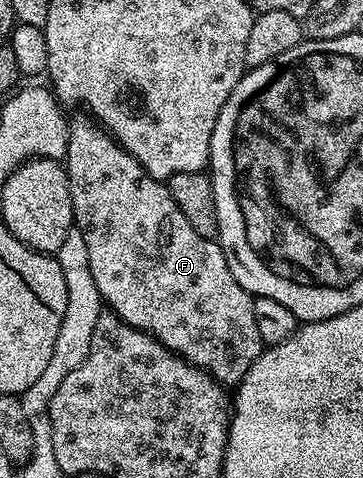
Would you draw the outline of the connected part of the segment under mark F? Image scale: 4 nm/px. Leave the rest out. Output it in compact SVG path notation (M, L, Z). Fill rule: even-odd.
M85 113L80 114L69 119L69 140L67 141L63 166L66 173L69 174L75 231L76 234L81 234L81 243L85 246L85 259L89 262L86 263L87 269L91 273L91 277L95 277L95 289L99 289L104 306L112 314L119 316L127 325L137 327L140 331L148 331L168 351L186 359L187 362L195 365L201 371L206 371L218 383L222 385L240 383L241 378L247 373L247 369L251 369L251 365L261 356L263 350L259 329L255 326L254 296L249 295L247 289L243 289L243 285L239 285L239 281L235 281L235 273L231 273L231 269L227 265L227 257L223 253L220 242L207 237L199 237L199 233L195 233L195 229L191 229L187 217L183 217L179 205L175 205L168 186L162 180L151 178L143 169L143 165L139 165L139 161L135 161L135 157L126 153L117 144L116 139L96 119Z

